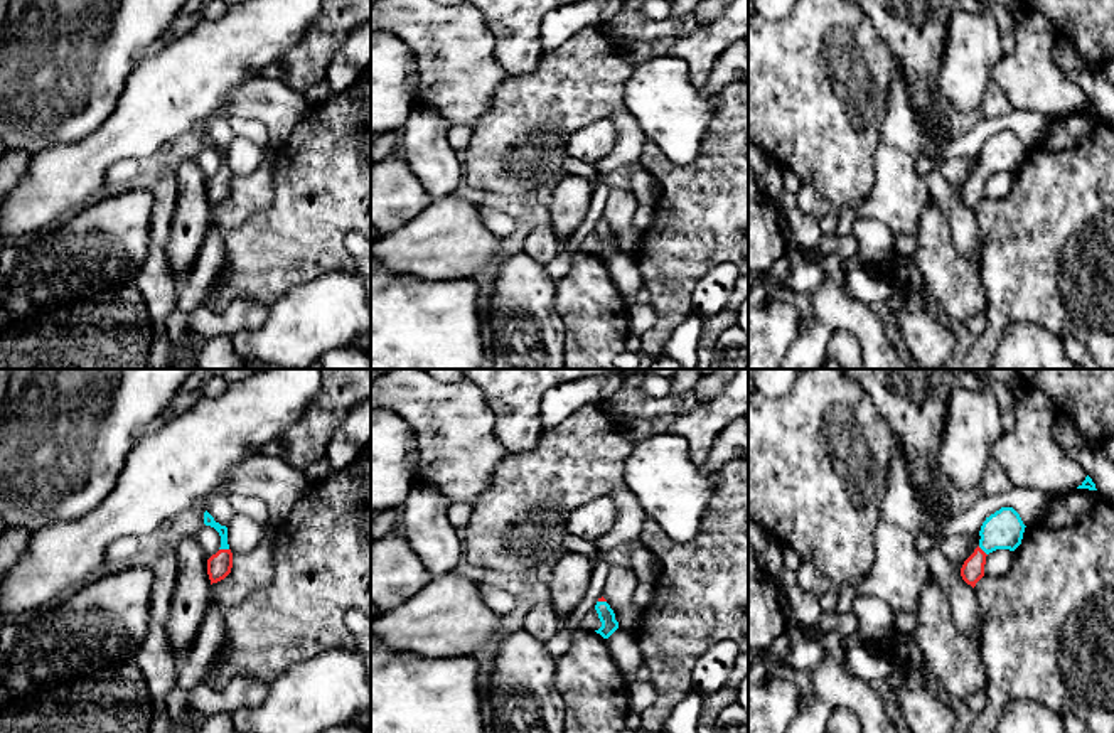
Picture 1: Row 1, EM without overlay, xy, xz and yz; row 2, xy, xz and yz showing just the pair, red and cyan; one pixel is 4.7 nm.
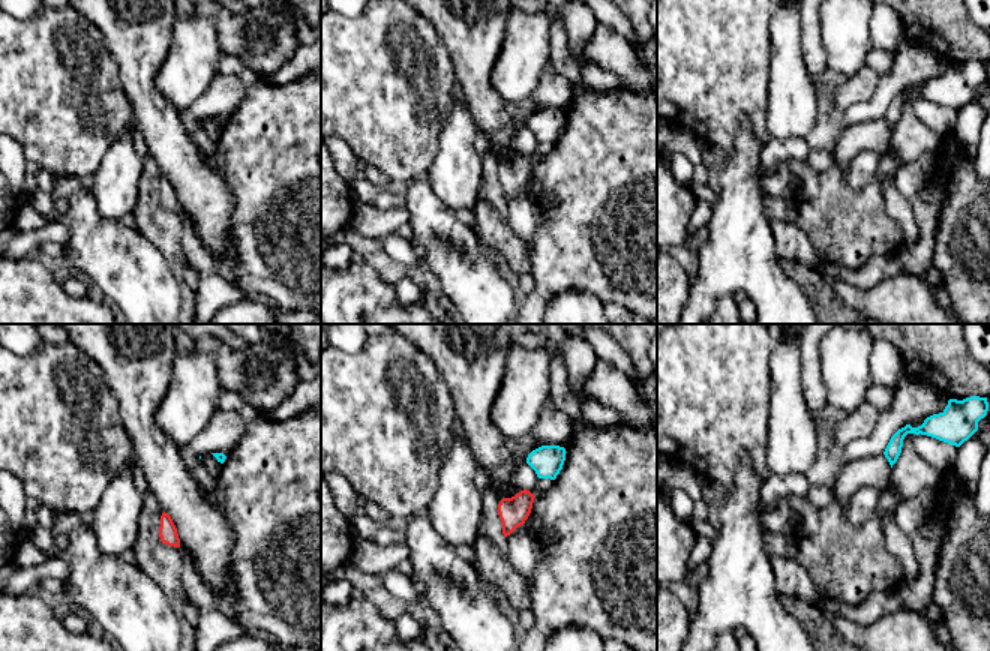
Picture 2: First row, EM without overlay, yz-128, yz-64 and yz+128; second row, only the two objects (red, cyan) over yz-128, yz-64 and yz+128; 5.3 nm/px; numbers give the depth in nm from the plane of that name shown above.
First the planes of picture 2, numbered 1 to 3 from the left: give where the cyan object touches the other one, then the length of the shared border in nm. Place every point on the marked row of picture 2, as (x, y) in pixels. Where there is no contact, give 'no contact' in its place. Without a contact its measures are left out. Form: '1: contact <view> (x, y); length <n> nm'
1: no contact
2: no contact
3: no contact

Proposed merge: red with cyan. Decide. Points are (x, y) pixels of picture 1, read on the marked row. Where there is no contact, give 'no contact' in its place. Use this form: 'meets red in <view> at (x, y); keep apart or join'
meets red in xy at (224, 550); join

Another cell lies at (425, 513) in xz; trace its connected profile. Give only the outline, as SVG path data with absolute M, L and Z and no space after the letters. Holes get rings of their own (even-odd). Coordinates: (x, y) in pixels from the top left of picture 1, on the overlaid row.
M416 484L399 509L398 529L433 578L453 573L463 558L463 541L448 519L448 506L436 489Z

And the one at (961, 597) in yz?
M964 563L952 564L951 583L947 590L947 602L952 610L957 629L967 637L983 635L981 608L976 600L974 588L967 585L961 576Z

